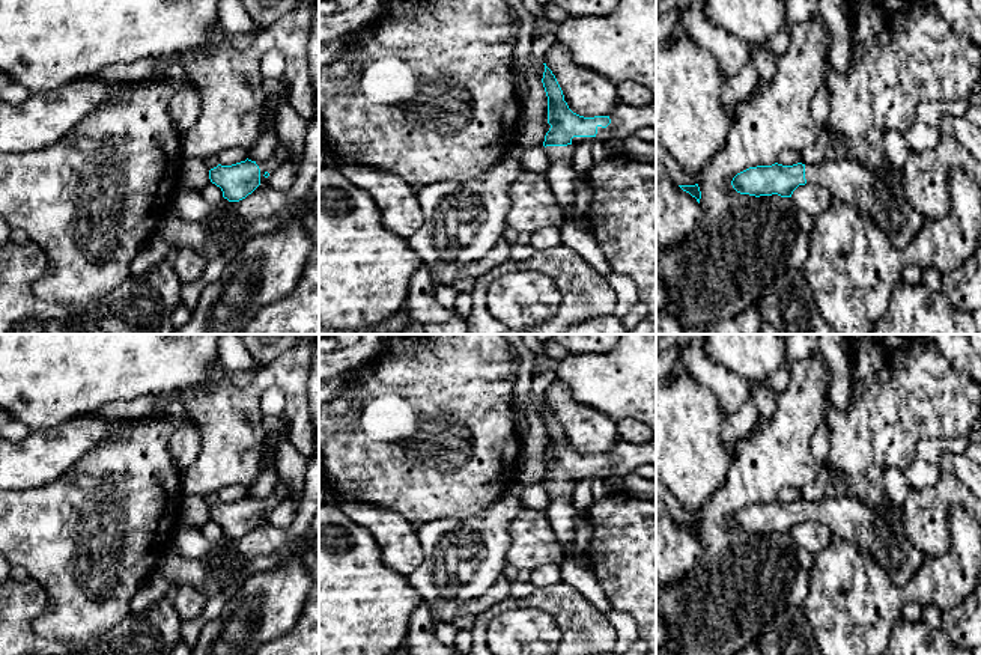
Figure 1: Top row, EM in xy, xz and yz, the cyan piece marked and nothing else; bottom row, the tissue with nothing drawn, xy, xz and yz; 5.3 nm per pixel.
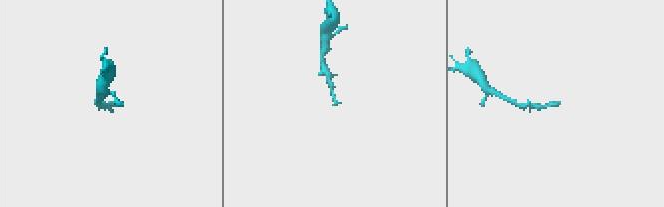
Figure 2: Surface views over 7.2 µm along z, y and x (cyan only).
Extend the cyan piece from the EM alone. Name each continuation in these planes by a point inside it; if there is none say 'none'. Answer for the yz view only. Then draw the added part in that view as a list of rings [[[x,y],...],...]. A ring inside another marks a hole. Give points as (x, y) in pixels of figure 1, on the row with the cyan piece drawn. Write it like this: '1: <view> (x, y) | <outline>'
1: yz (847, 181) | [[[828,155],[820,164],[805,164],[806,184],[819,184],[826,187],[834,199],[856,206],[862,214],[868,215],[870,220],[886,235],[892,227],[895,235],[888,239],[895,248],[907,247],[919,229],[925,217],[918,212],[909,200],[904,197],[897,199],[891,191],[885,176],[876,176],[861,164],[846,158],[844,155]]]

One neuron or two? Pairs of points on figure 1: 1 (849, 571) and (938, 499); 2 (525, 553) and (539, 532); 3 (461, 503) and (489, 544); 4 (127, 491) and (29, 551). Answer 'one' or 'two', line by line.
1: two
2: one
3: two
4: one

